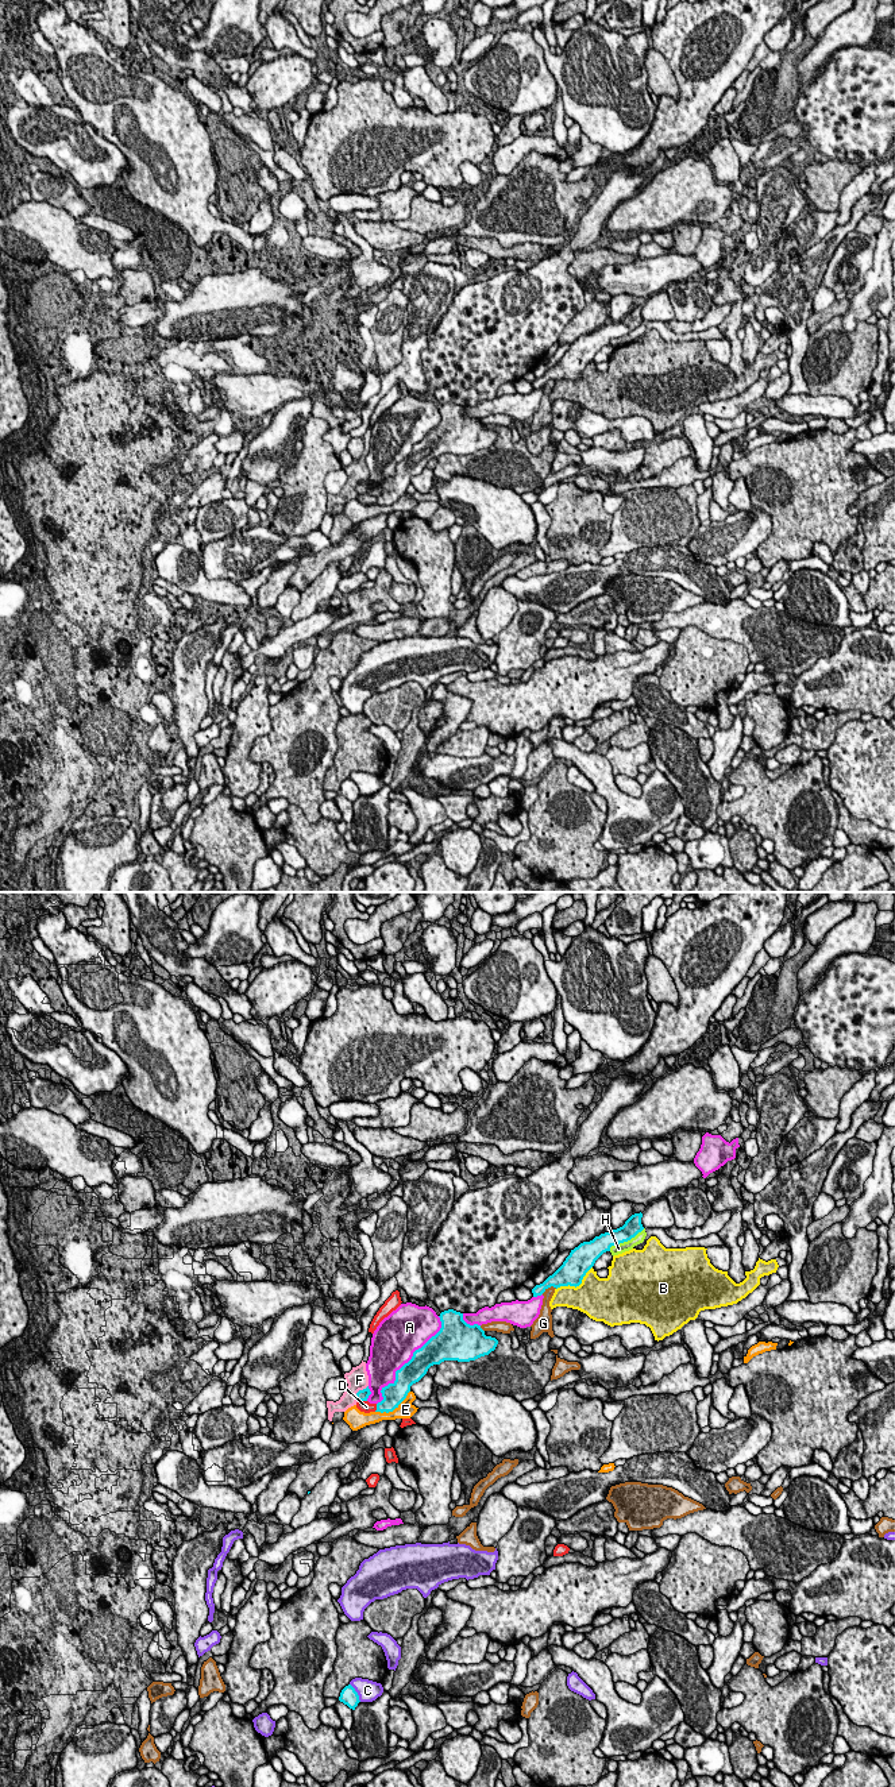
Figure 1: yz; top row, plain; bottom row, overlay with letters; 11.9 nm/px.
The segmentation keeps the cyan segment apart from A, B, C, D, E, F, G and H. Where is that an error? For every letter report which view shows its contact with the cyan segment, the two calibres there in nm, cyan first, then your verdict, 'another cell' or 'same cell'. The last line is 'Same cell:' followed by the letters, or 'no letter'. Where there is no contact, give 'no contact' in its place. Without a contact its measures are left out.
A: contact in yz; calibres 260 and 480 nm; another cell
B: contact in yz; calibres 300 and 460 nm; another cell
C: contact in yz; calibres 200 and 260 nm; another cell
D: contact in yz; calibres 130 and 140 nm; another cell
E: contact in yz; calibres 260 and 200 nm; another cell
F: contact in yz; calibres 130 and 260 nm; another cell
G: contact in yz; calibres 240 and 120 nm; another cell
H: contact in yz; calibres 200 and 130 nm; another cell
Same cell: no letter

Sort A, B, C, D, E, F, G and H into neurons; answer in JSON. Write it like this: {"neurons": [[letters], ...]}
{"neurons": [["A"], ["B"], ["C"], ["D"], ["E"], ["F"], ["G"], ["H"]]}

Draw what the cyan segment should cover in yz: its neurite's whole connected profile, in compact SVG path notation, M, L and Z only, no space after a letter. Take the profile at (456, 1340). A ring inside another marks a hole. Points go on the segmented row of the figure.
M448 1309L440 1313L441 1328L421 1348L413 1352L412 1359L396 1371L396 1381L382 1387L383 1400L377 1404L375 1412L393 1412L406 1398L410 1386L418 1382L433 1365L444 1360L470 1362L489 1355L495 1350L498 1340L486 1336L481 1325L470 1325L463 1313Z

